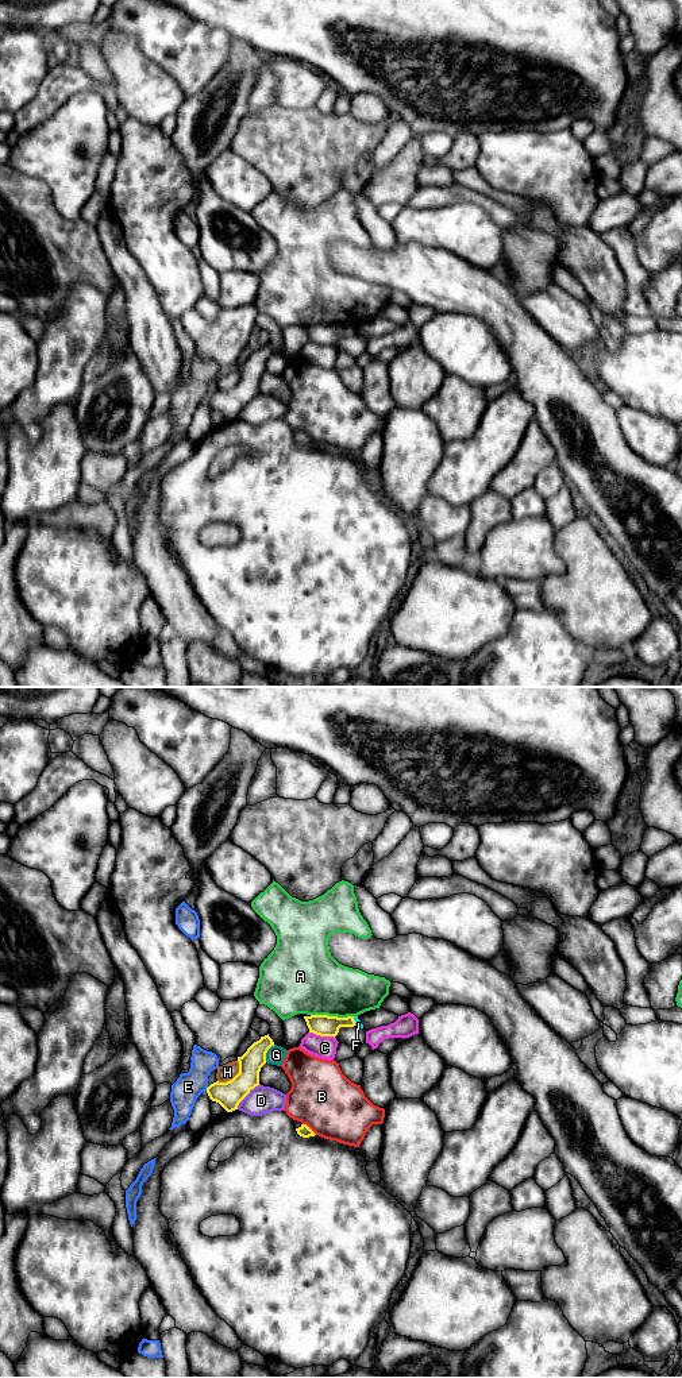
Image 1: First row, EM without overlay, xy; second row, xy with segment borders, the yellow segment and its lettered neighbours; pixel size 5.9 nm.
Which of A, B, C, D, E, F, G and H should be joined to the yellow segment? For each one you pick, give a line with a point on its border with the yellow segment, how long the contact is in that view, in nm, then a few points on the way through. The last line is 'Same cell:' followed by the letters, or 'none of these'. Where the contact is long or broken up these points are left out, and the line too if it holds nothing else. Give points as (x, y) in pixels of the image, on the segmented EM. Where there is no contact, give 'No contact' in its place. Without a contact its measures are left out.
Same cell: none of these

